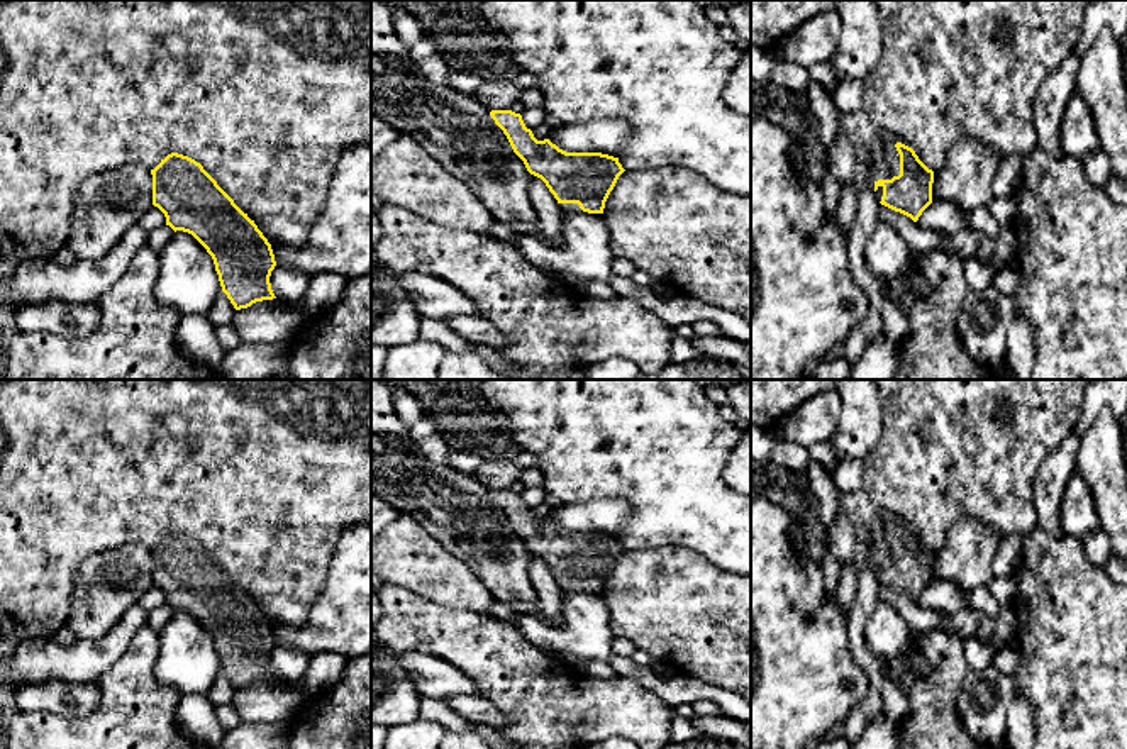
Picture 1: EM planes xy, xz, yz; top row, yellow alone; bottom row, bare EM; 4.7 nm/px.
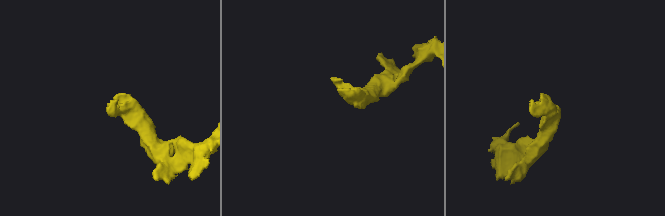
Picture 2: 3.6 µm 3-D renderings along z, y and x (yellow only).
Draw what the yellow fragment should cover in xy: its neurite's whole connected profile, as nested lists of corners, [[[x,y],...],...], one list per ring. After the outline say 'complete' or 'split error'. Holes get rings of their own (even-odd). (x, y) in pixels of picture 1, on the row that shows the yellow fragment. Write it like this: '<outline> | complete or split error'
[[[171,153],[151,169],[153,205],[164,217],[166,225],[175,232],[192,234],[212,256],[222,291],[236,310],[247,308],[256,302],[276,298],[269,276],[276,266],[271,244],[234,200],[217,185],[217,181],[195,159]]] | complete

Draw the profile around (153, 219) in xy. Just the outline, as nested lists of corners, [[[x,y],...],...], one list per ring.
[[[151,205],[149,210],[139,219],[137,225],[151,232],[166,225],[166,217],[158,207]]]

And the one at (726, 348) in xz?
[[[724,334],[712,337],[693,336],[690,339],[690,344],[703,356],[720,358],[734,366],[737,364],[746,366],[751,371],[751,349],[747,344],[741,341],[736,341]]]

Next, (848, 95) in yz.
[[[837,81],[830,93],[839,114],[854,114],[863,110],[863,81]]]

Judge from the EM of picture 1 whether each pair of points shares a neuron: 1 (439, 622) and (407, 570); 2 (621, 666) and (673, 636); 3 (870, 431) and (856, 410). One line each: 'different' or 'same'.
1: different
2: different
3: same

